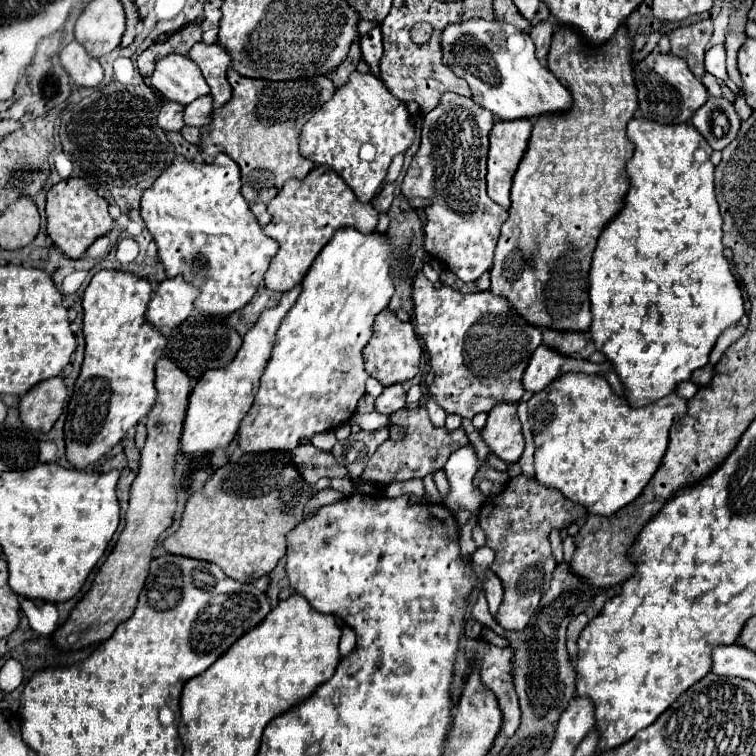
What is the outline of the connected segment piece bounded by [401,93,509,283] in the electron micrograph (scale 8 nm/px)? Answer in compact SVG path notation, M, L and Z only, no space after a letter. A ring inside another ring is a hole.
M445 93L439 105L423 119L421 147L401 183L405 197L427 197L433 201L433 205L427 207L425 249L465 283L479 279L483 271L491 269L499 231L509 215L507 209L491 201L485 191L487 137L493 123L491 111L479 107L473 99Z

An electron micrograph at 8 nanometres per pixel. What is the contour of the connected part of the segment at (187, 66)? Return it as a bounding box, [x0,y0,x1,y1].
[151,55,209,105]

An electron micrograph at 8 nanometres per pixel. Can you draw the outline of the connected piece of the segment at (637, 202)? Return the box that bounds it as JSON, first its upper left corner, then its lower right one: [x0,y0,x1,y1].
[589,119,743,407]

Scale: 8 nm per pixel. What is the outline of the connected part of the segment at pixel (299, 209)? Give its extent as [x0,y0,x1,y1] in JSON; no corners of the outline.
[263,167,379,291]

